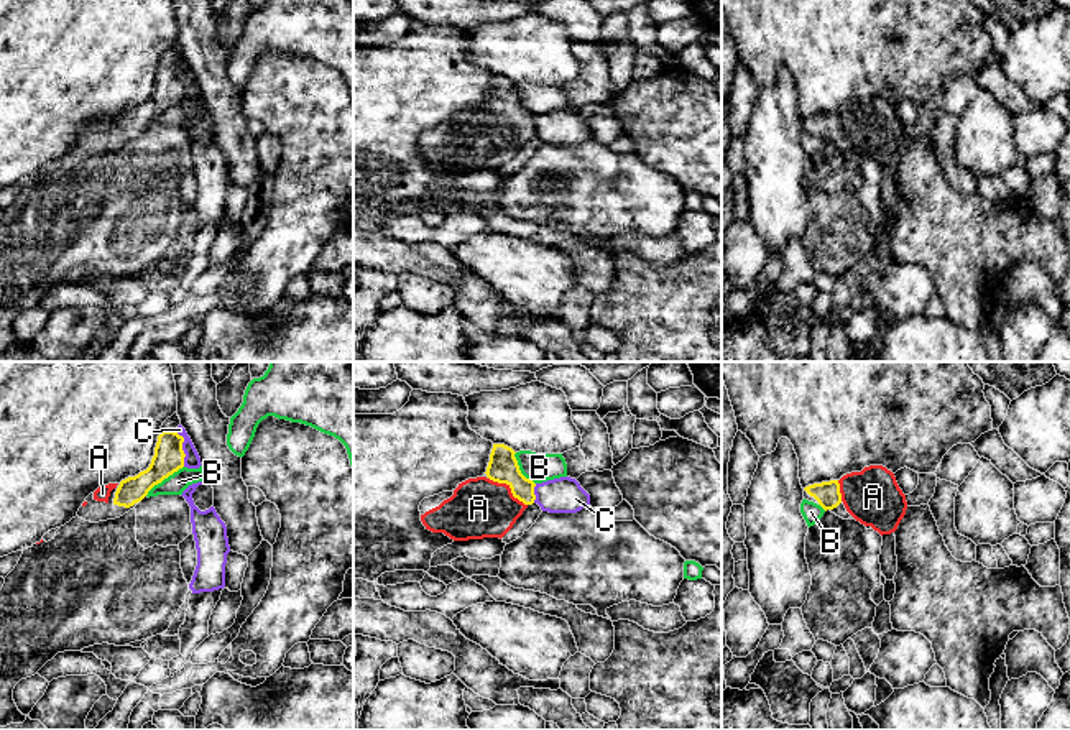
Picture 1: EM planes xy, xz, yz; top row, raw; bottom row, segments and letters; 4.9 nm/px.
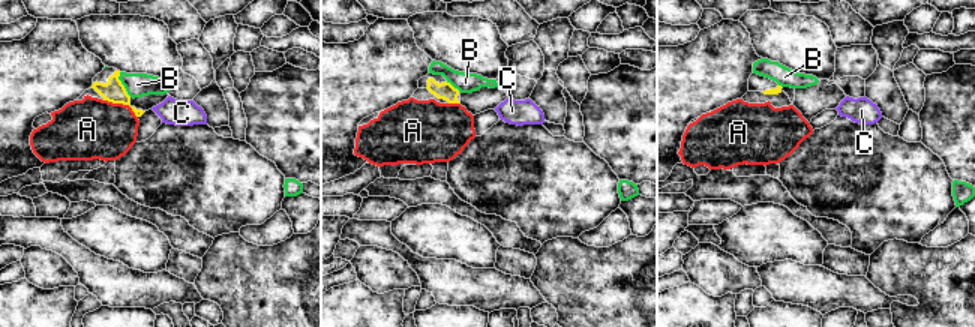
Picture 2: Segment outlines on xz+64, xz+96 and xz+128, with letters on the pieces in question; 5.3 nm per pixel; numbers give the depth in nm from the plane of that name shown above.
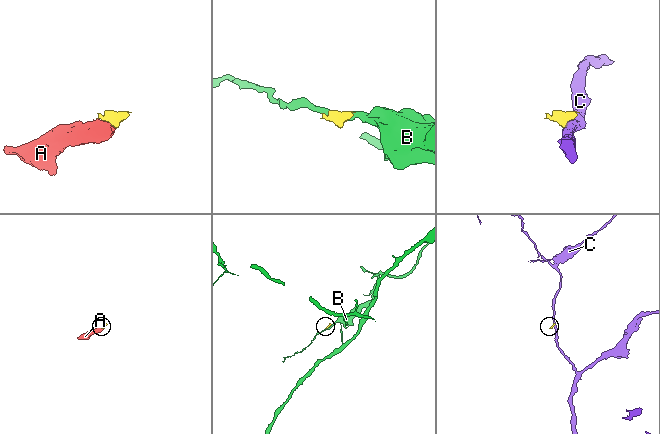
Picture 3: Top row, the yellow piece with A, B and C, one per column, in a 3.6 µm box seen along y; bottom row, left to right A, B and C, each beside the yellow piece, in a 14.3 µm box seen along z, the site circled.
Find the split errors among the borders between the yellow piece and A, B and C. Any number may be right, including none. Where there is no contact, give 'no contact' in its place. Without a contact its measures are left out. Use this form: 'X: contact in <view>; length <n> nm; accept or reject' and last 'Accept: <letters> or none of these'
A: contact in xz; length 240 nm; accept
B: contact in xy; length 240 nm; reject
C: contact in xy; length 190 nm; reject
Accept: A

